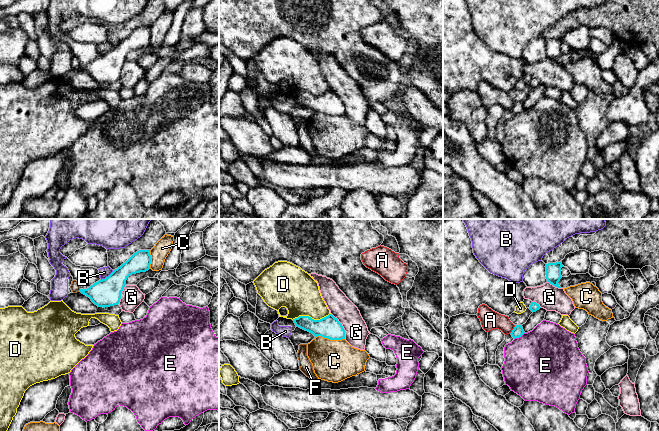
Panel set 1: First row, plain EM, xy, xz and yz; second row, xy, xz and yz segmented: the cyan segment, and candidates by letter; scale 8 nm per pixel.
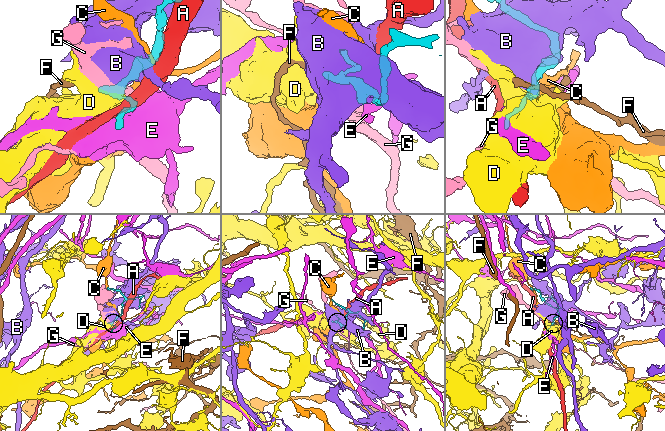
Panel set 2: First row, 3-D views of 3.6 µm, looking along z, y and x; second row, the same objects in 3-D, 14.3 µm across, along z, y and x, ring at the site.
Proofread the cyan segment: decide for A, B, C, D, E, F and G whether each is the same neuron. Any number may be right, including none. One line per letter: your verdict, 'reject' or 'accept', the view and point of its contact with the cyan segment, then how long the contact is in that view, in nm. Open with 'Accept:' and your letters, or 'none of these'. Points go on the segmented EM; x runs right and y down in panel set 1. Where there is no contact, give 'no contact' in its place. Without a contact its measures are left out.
Accept: none of these
A: reject; meets cyan in yz at (513, 329); contact 90 nm long
B: reject; meets cyan in xy at (108, 276); contact 130 nm long
C: reject; meets cyan in xz at (330, 339); contact 240 nm long
D: reject; meets cyan in xz at (311, 318); contact 320 nm long
E: reject; meets cyan in yz at (519, 336); contact 110 nm long
F: reject; meets cyan in xy at (79, 290); contact 30 nm long
G: reject; meets cyan in xz at (342, 326); contact 240 nm long

